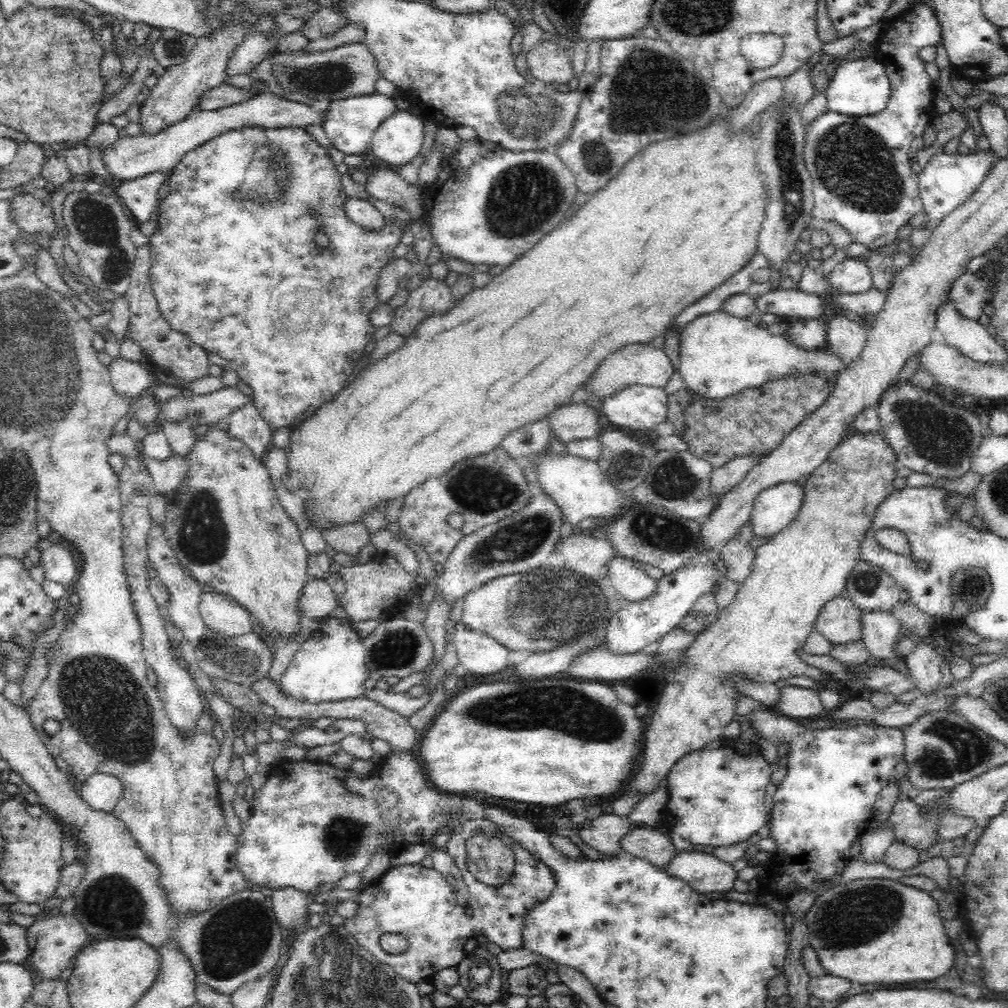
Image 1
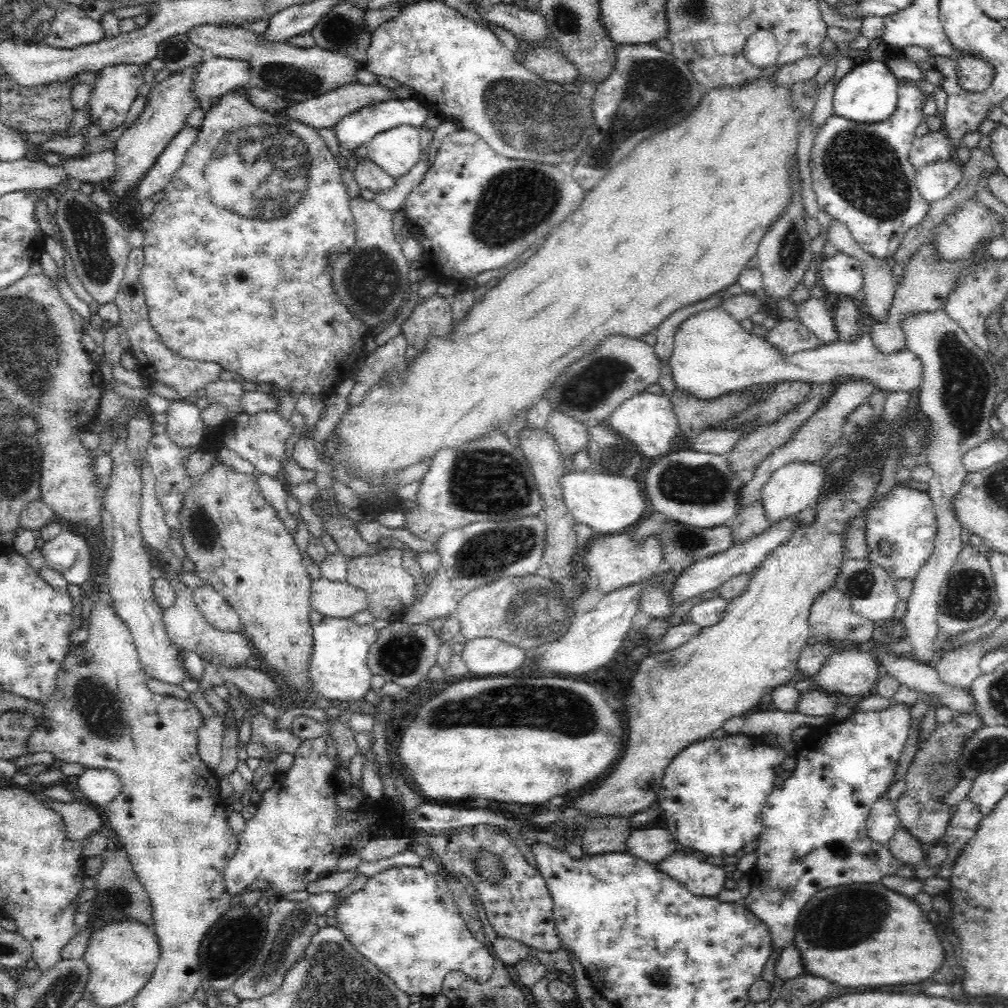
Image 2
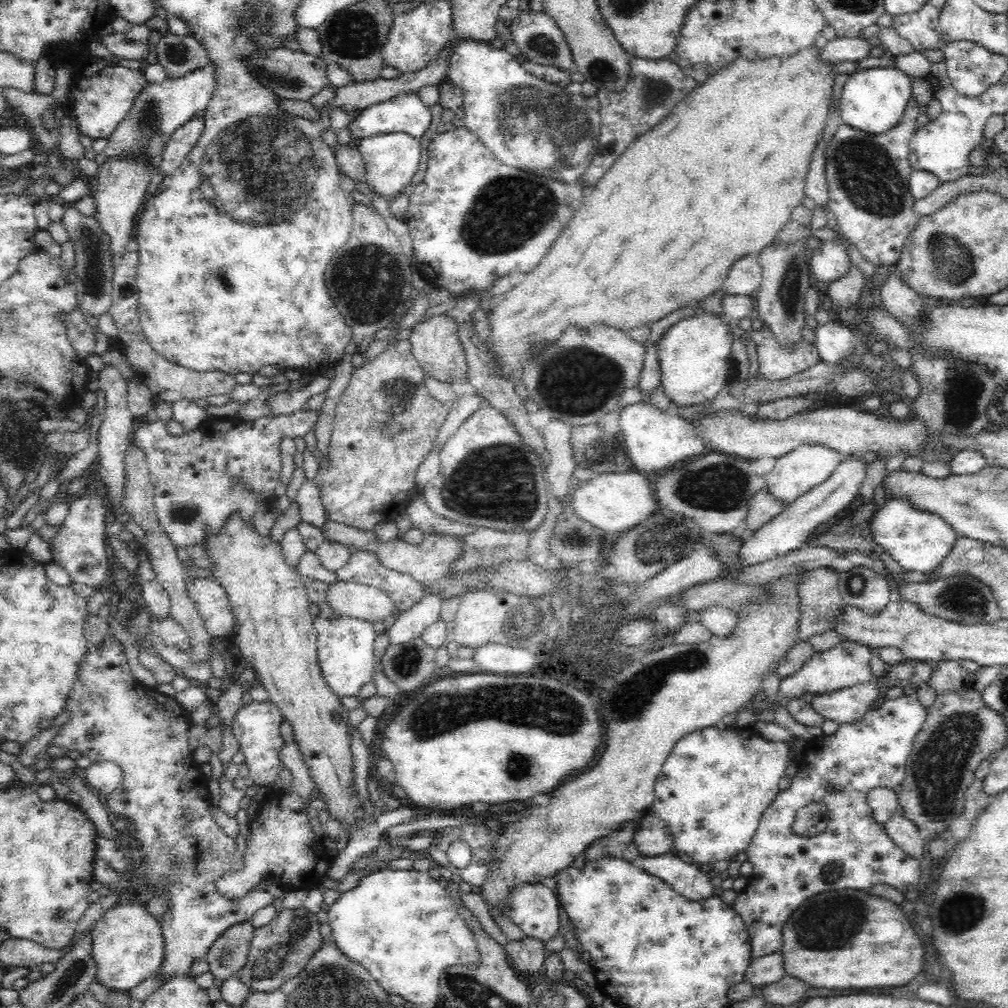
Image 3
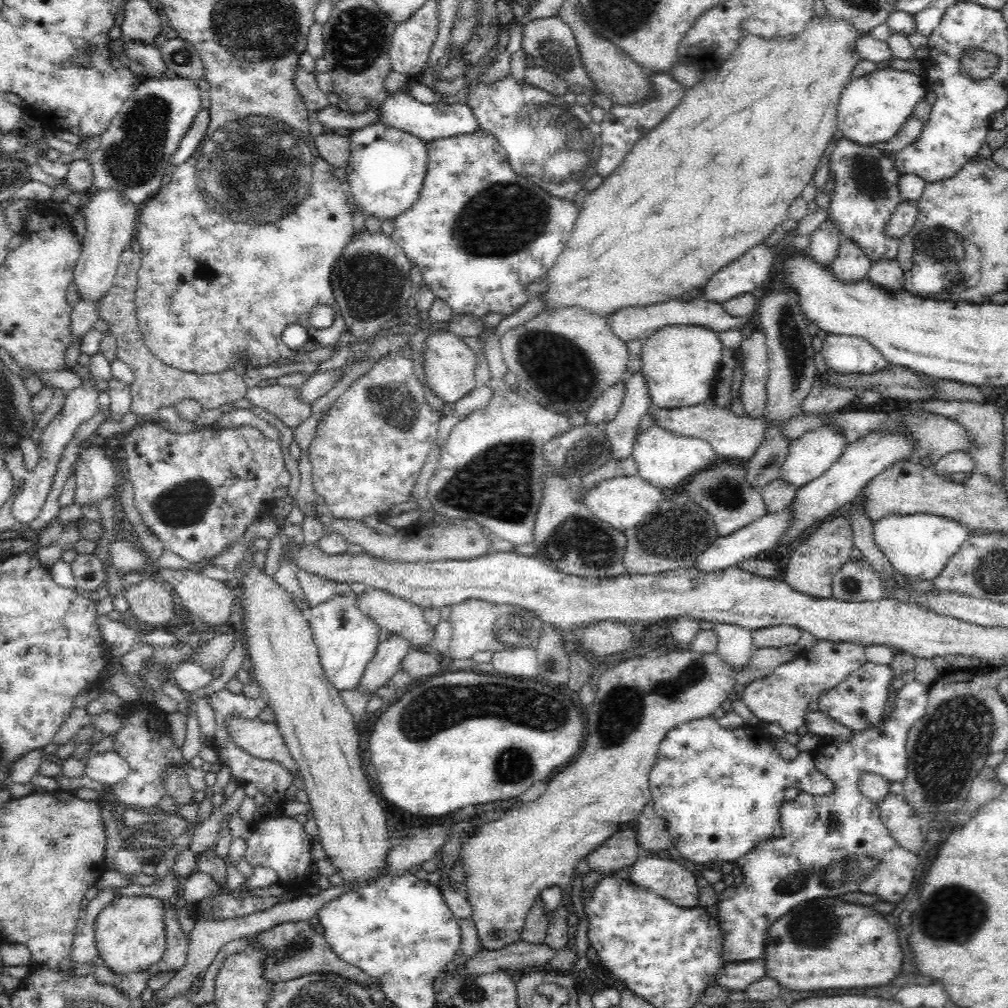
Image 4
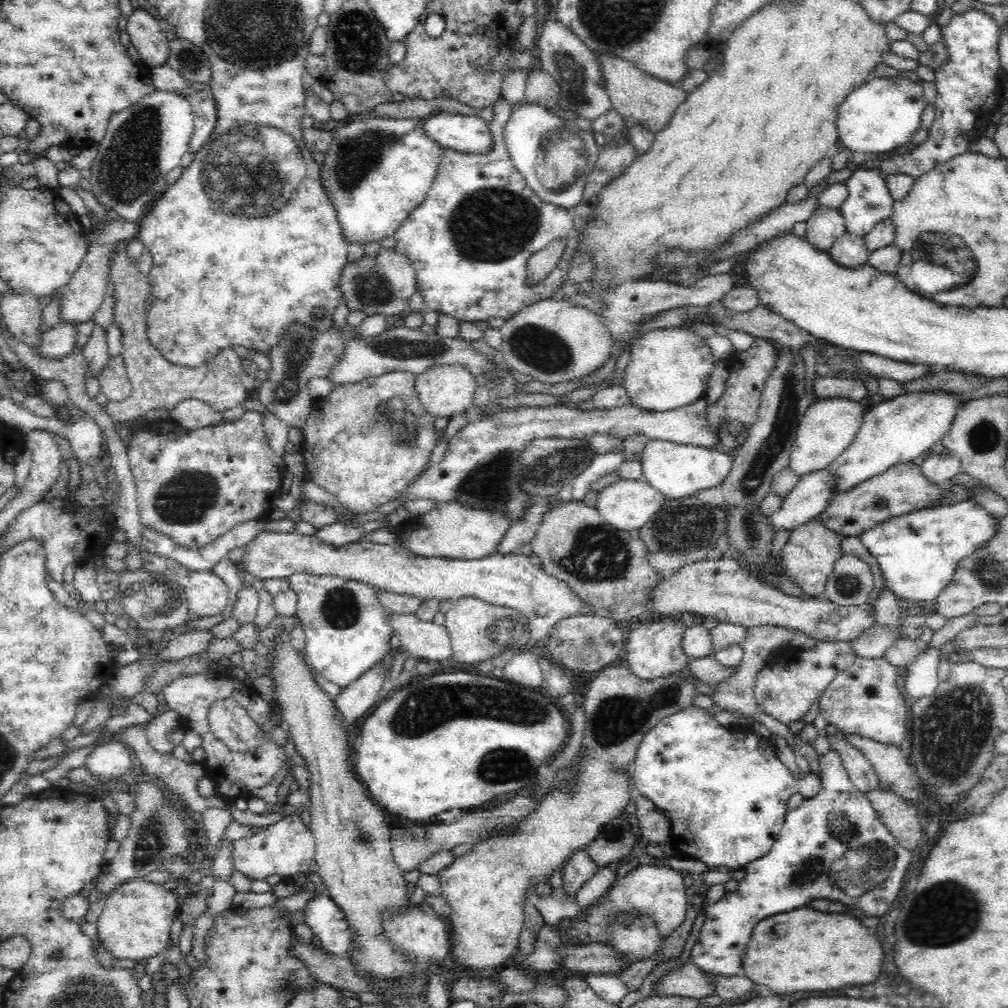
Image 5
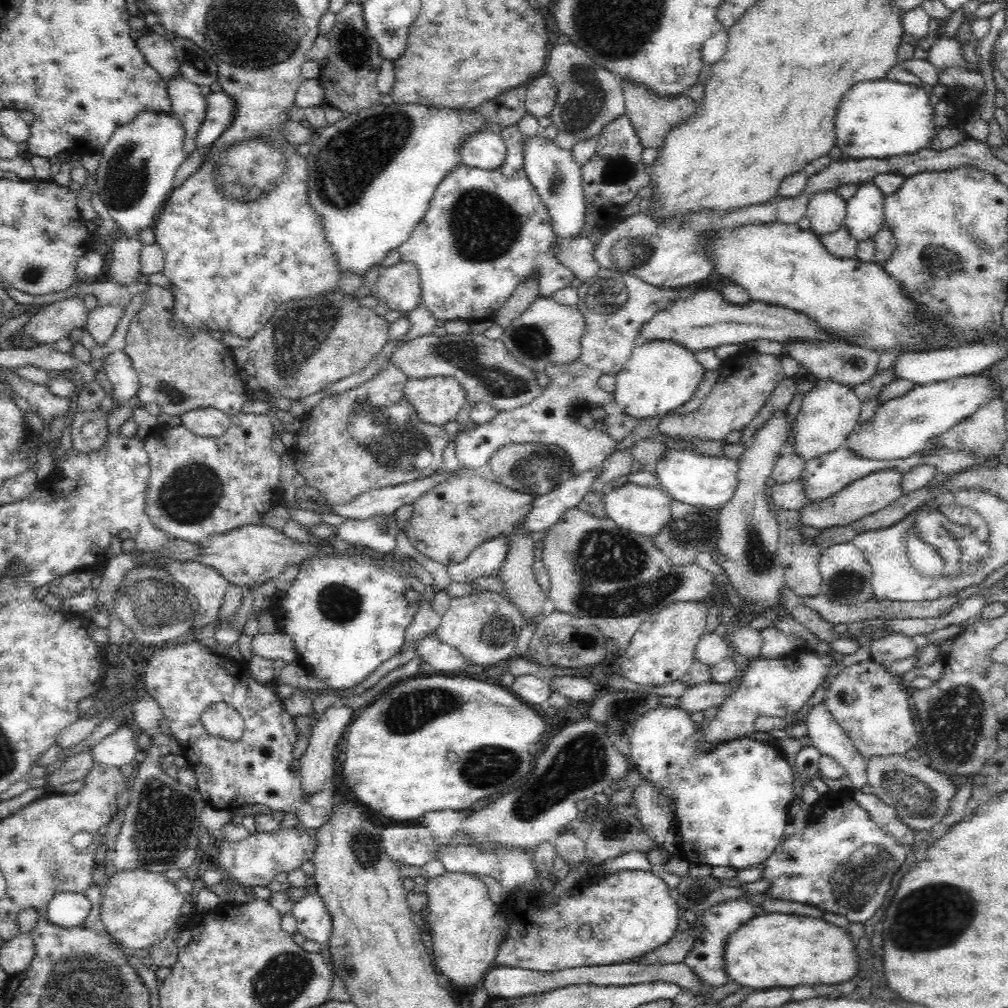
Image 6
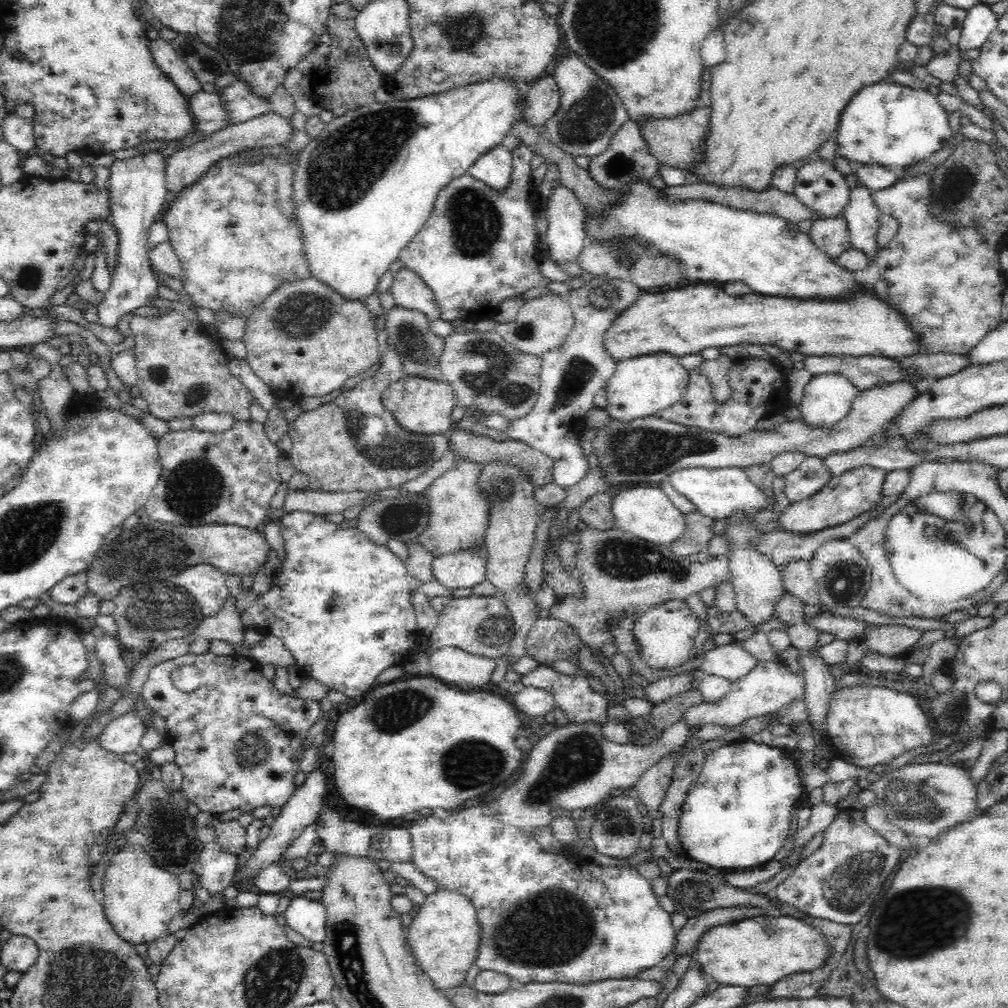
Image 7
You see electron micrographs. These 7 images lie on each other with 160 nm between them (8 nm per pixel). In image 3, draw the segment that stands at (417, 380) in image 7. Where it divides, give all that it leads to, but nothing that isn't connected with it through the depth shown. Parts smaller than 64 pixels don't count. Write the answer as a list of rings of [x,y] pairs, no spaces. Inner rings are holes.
[[[442,313],[418,322],[412,328],[409,344],[414,359],[420,364],[421,369],[424,369],[424,373],[440,382],[449,382],[449,384],[456,384],[457,387],[463,387],[463,385],[468,385],[468,369],[465,353],[457,333],[455,320],[447,313]]]

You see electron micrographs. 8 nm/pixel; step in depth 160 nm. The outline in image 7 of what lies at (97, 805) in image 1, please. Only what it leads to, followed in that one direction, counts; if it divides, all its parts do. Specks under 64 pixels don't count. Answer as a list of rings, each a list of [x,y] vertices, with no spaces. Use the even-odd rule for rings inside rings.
[[[130,711],[108,723],[98,738],[104,751],[123,757],[130,752],[141,752],[140,740],[145,730],[140,717]]]

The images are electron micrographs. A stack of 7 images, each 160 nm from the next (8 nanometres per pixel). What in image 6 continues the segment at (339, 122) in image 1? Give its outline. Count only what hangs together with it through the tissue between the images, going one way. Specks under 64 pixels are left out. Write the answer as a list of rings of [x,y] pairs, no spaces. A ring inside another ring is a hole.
[[[481,129],[474,135],[464,136],[464,142],[458,144],[458,155],[461,164],[494,170],[504,163],[506,145],[498,133]]]

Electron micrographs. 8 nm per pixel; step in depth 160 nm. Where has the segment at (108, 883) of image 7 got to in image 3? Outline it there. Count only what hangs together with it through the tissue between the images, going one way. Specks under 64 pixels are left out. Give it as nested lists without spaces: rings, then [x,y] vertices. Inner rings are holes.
[[[125,897],[118,906],[112,906],[97,920],[90,935],[96,981],[112,991],[129,991],[138,986],[154,975],[164,961],[165,939],[160,923],[138,899]]]

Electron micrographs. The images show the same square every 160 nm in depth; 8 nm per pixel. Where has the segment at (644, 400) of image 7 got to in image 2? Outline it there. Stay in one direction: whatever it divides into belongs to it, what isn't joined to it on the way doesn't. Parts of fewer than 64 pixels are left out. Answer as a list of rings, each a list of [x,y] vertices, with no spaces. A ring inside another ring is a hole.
[[[722,308],[699,312],[683,322],[674,338],[670,362],[676,388],[701,400],[782,381],[821,385],[847,378],[870,380],[878,389],[889,392],[914,391],[920,389],[924,378],[924,365],[918,355],[907,349],[898,354],[881,354],[869,334],[860,335],[854,344],[834,342],[814,351],[782,355],[766,338],[758,337],[752,329],[742,328],[740,322]]]

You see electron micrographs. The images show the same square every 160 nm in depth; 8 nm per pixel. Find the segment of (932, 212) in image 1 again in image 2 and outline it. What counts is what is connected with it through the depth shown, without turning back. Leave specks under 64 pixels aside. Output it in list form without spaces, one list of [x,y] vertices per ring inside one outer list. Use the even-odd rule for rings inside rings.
[[[936,160],[915,172],[917,189],[926,201],[936,202],[946,198],[962,180],[964,163]]]

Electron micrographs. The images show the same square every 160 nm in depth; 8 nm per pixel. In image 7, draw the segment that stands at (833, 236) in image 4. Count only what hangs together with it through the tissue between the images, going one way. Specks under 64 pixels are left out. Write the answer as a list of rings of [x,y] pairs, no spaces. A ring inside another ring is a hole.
[[[814,153],[797,170],[793,195],[818,215],[816,219],[829,219],[842,216],[850,191],[844,176]]]

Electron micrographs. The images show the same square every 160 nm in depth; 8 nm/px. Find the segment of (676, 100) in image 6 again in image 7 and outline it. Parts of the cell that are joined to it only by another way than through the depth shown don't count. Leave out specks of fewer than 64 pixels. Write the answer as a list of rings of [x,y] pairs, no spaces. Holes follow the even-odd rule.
[[[696,106],[689,112],[672,118],[642,118],[639,123],[642,139],[650,154],[661,164],[667,164],[680,170],[692,168],[692,163],[702,160],[702,144],[707,138],[710,124],[710,107]]]

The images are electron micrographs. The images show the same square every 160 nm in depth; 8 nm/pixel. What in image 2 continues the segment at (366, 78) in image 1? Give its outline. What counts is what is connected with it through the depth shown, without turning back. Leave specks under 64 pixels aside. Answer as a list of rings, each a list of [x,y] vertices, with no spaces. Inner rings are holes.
[[[200,24],[185,33],[196,46],[210,50],[215,57],[247,60],[251,64],[251,77],[247,86],[260,88],[280,98],[289,98],[291,102],[318,98],[347,84],[359,83],[357,72],[360,69],[365,70],[362,62],[357,62],[341,52],[330,52],[318,45],[300,48],[289,42],[266,43],[244,26]]]

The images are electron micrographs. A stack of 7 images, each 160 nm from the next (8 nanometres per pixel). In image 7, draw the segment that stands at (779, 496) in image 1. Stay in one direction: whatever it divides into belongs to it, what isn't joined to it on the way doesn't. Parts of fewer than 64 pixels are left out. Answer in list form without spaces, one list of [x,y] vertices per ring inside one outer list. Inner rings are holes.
[[[830,373],[812,377],[805,387],[802,403],[799,405],[801,420],[810,427],[829,429],[850,413],[854,400],[864,391],[839,374]]]

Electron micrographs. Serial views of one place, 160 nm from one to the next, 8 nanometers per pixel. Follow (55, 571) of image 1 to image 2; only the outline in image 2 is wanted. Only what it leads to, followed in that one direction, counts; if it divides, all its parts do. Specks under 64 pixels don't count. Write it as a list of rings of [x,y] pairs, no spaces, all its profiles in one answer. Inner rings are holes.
[[[61,530],[41,548],[45,566],[54,569],[67,584],[84,587],[84,580],[92,574],[92,552],[82,534]]]

